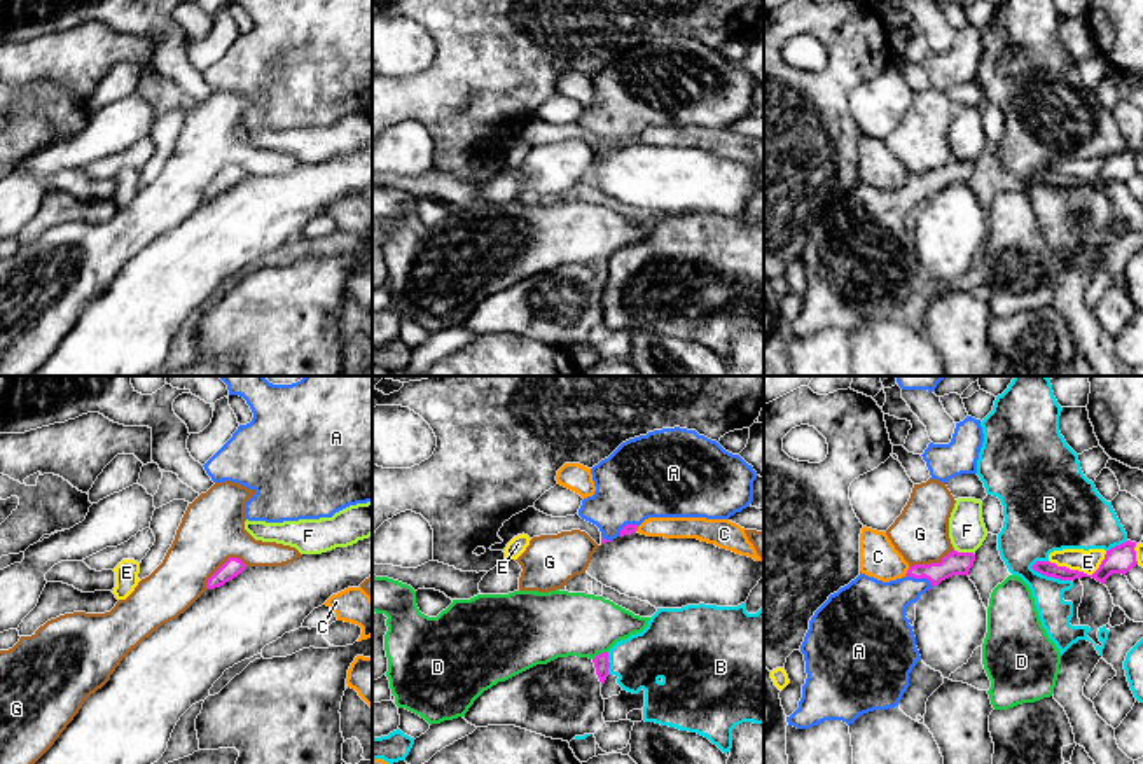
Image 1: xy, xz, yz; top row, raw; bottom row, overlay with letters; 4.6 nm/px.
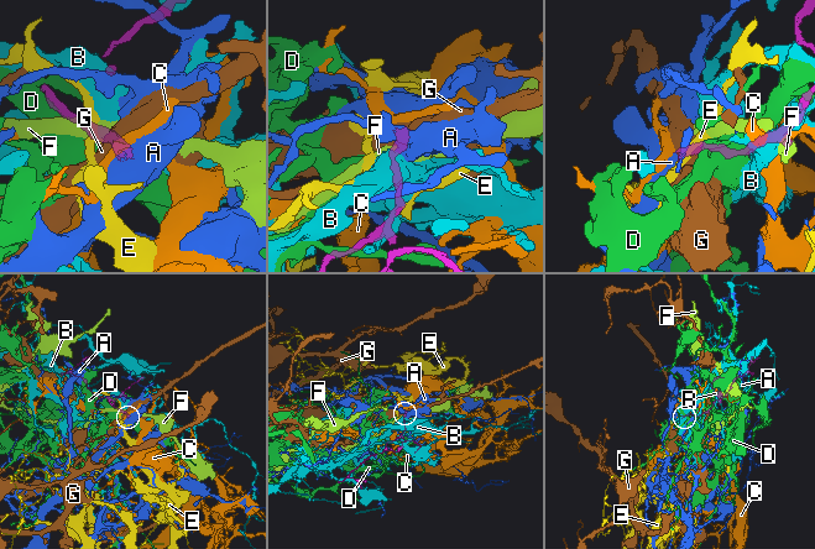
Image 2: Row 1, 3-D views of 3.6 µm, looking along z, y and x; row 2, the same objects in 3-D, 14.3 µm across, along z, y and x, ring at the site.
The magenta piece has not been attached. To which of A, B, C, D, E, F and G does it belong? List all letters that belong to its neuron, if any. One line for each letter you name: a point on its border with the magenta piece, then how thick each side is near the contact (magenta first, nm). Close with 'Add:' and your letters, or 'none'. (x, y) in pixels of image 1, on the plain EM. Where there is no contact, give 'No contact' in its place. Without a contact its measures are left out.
A: Touches magenta at yz (920, 186). Thickness 110 nm (magenta) against 260 nm
Add: A

